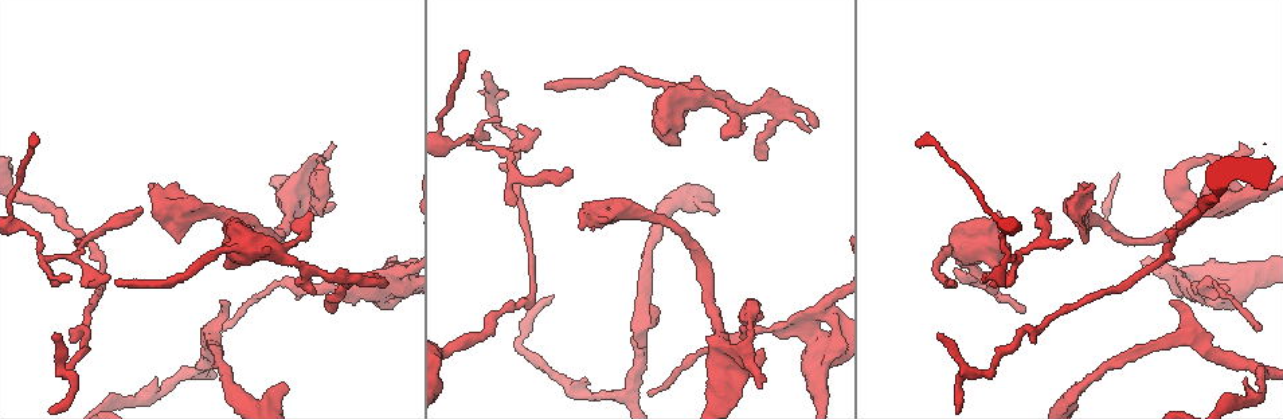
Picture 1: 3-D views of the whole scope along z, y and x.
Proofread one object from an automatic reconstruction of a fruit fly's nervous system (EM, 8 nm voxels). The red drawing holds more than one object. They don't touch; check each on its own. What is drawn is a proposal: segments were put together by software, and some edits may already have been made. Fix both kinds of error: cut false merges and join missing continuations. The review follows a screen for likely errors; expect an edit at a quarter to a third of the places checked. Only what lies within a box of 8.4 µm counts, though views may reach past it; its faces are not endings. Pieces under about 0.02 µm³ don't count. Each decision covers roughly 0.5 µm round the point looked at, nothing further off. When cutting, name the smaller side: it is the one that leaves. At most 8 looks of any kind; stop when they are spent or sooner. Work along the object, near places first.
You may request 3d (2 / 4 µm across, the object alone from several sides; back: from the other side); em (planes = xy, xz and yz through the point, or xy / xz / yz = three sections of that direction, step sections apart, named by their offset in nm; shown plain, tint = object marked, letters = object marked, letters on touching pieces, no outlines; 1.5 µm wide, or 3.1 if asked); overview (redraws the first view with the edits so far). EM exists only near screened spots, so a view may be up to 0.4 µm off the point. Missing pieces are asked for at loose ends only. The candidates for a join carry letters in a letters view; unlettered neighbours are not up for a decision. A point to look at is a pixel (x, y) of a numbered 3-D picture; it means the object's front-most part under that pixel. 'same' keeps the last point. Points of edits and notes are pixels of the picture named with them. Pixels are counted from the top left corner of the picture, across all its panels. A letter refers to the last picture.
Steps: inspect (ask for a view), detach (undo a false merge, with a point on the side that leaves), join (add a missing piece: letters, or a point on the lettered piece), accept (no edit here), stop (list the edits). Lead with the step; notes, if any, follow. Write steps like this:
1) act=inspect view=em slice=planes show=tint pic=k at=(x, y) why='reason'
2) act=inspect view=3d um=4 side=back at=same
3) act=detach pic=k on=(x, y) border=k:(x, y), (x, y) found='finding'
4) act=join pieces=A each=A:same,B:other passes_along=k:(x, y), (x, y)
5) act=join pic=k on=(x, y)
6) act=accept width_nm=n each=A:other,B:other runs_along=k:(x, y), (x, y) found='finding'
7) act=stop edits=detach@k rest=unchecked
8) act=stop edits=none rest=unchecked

act=inspect view=em slice=xy step=4 show=tint pic=1 at=(237, 219) why='stops while still wide'

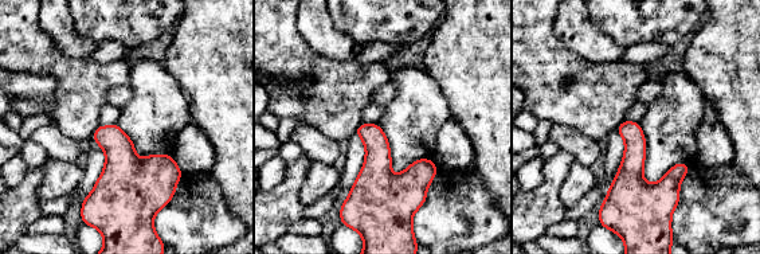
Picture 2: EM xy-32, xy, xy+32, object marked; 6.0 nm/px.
act=inspect view=em slice=planes show=letters at=same why='cut it another way'

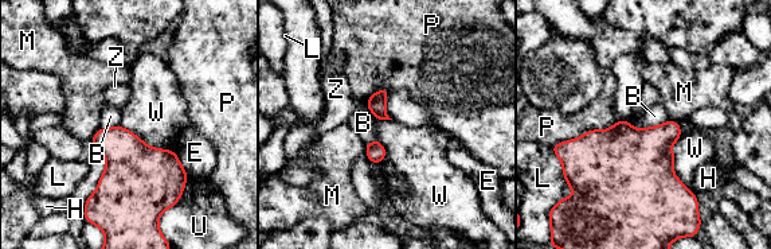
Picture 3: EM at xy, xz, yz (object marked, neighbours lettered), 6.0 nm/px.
act=accept each=B:other,E:other,H:other,L:other,M:other,P:other,U:other,W:other,Z:other border=3:(120, 124), (148, 146), (175, 151) found='no lettered piece goes on from it'

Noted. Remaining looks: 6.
act=inspect view=3d um=2 pic=1 at=(37, 142) why='thin end'

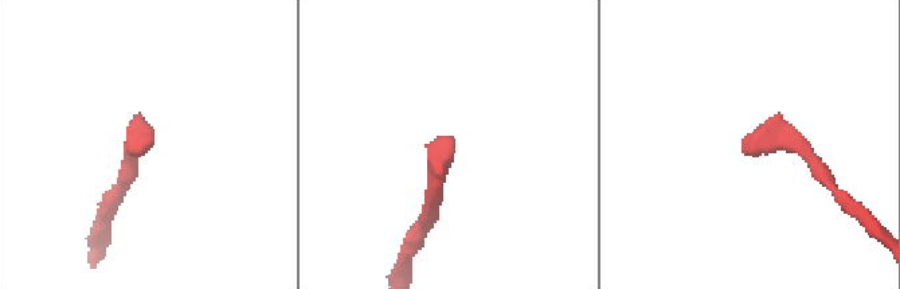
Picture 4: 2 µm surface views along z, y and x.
act=inspect view=em slice=xy step=8 show=letters pic=4 at=(445, 138)

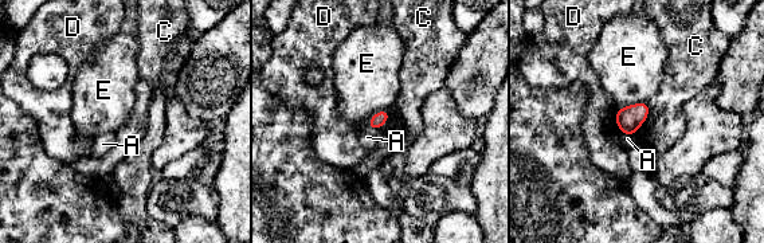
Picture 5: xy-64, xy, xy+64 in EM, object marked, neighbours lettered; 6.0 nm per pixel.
act=accept each=A:other,C:other,D:other,E:other border=5:(647, 101), (639, 101), (616, 110) found='no lettered piece goes on from it'

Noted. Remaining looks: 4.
act=inspect view=3d um=2 pic=1 at=(985, 373) why='sharp bend'

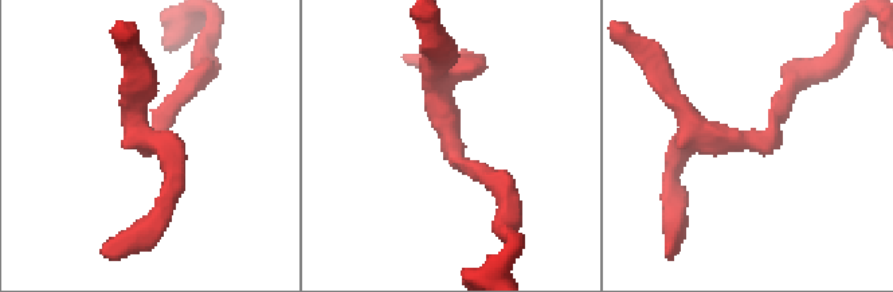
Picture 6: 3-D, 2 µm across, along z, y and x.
act=inspect view=em slice=planes show=letters pic=6 at=(742, 137)

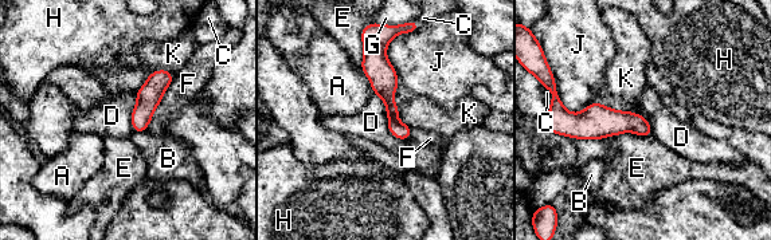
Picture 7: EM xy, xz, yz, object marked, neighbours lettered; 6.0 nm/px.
act=accept each=A:other,B:other,C:other,D:other,E:other,F:other,G:other,H:other,J:other,K:other border=7:(374, 93), (403, 141) found='one cell here'

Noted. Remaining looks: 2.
act=stop edits=none rest=unchecked

